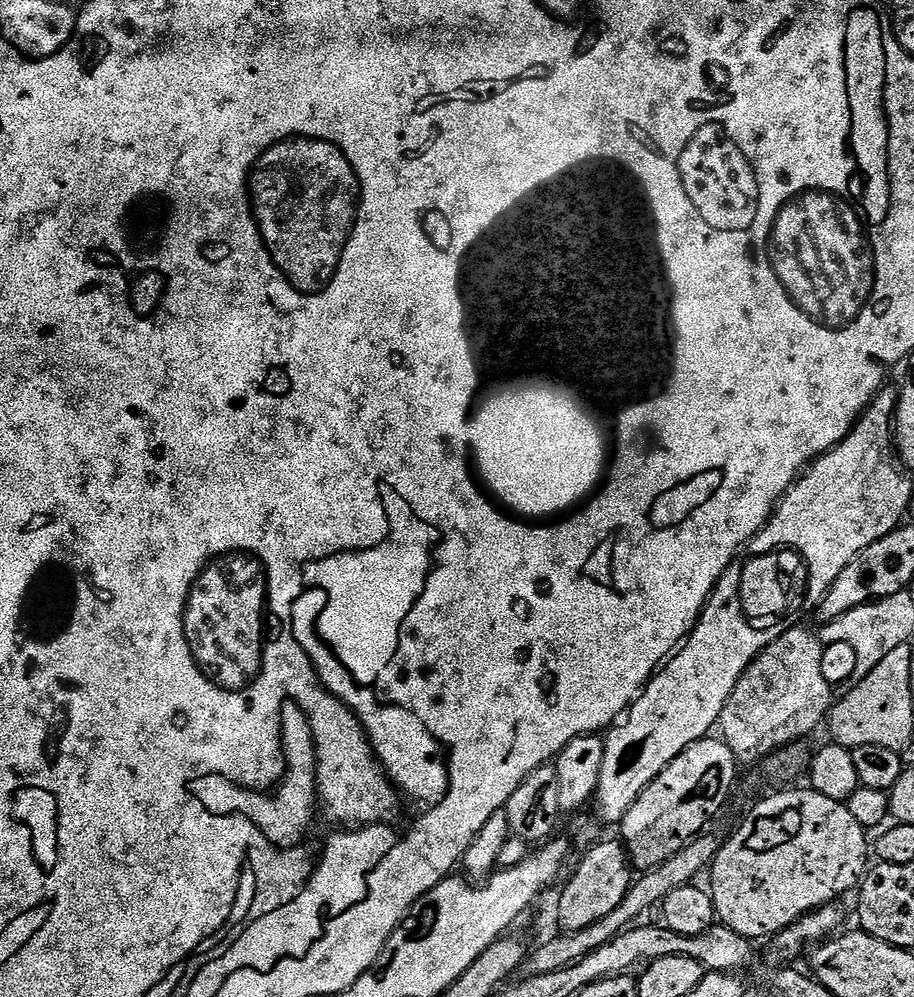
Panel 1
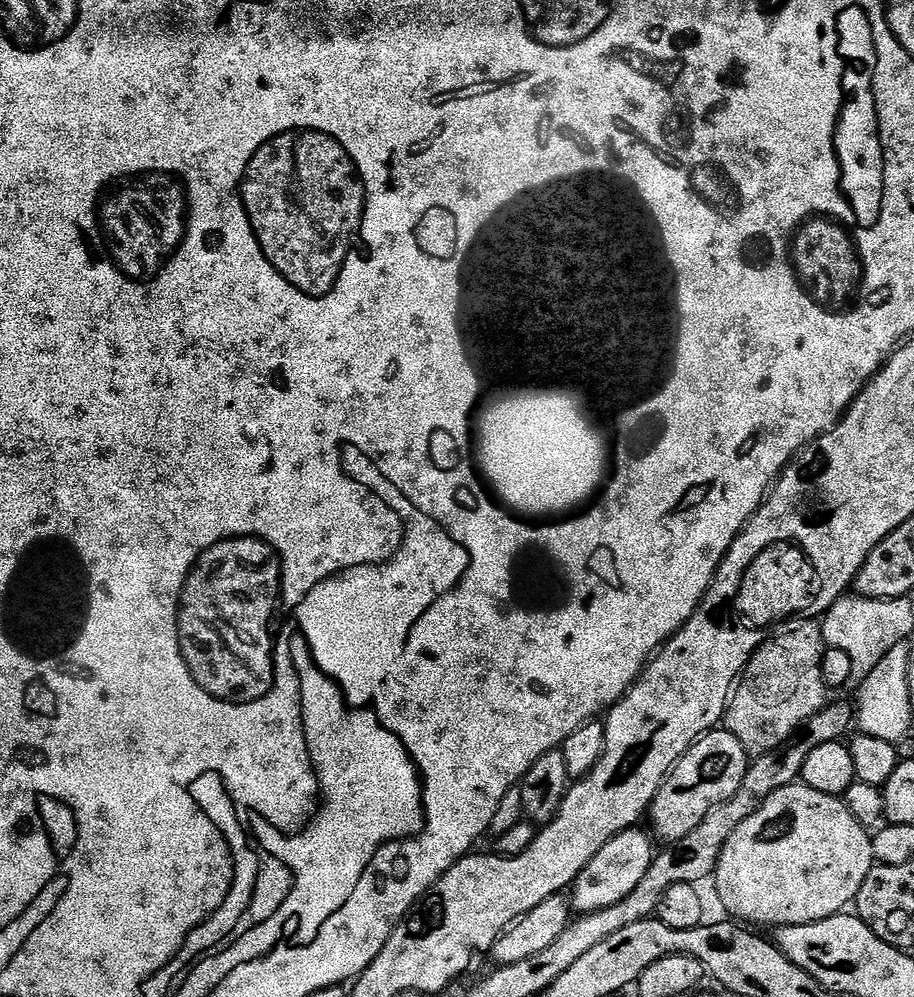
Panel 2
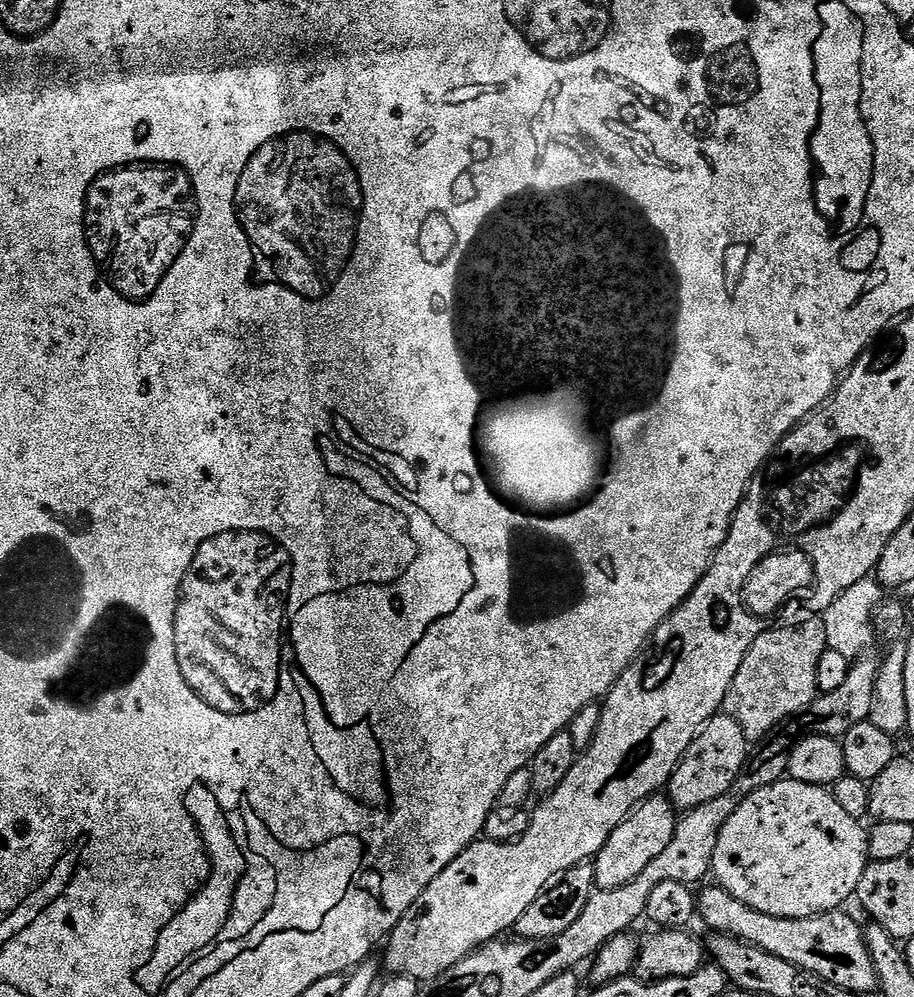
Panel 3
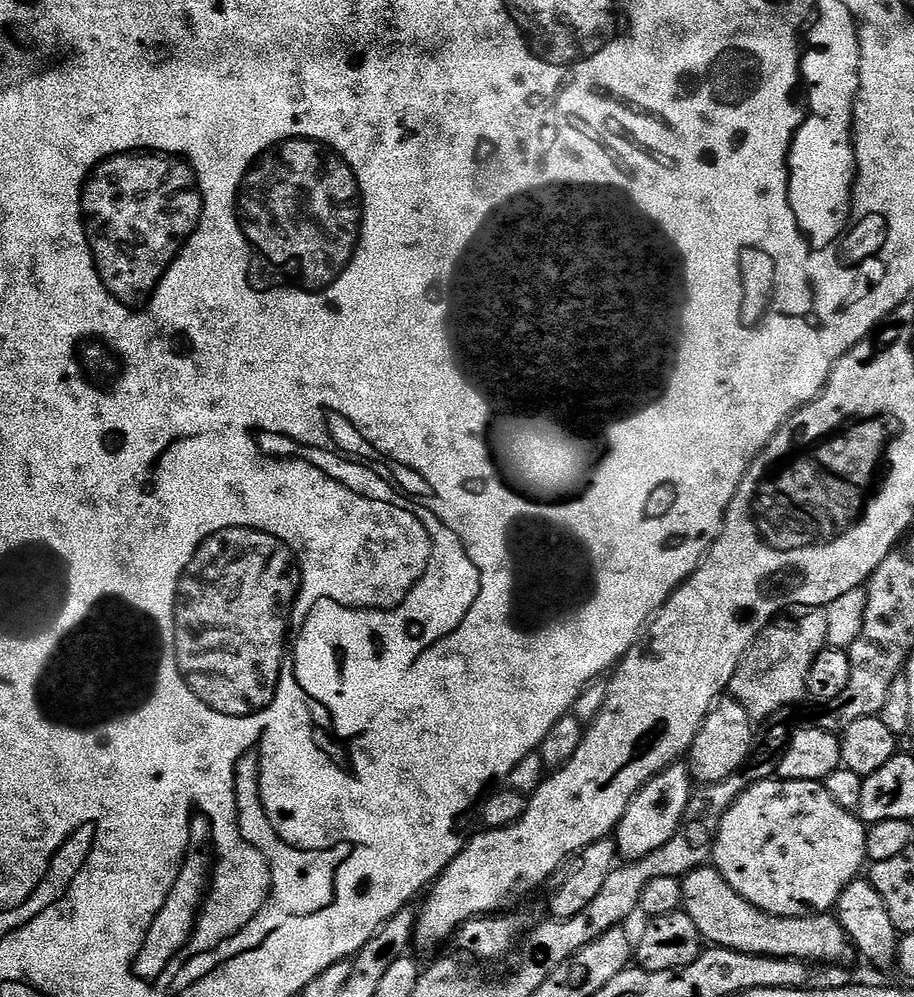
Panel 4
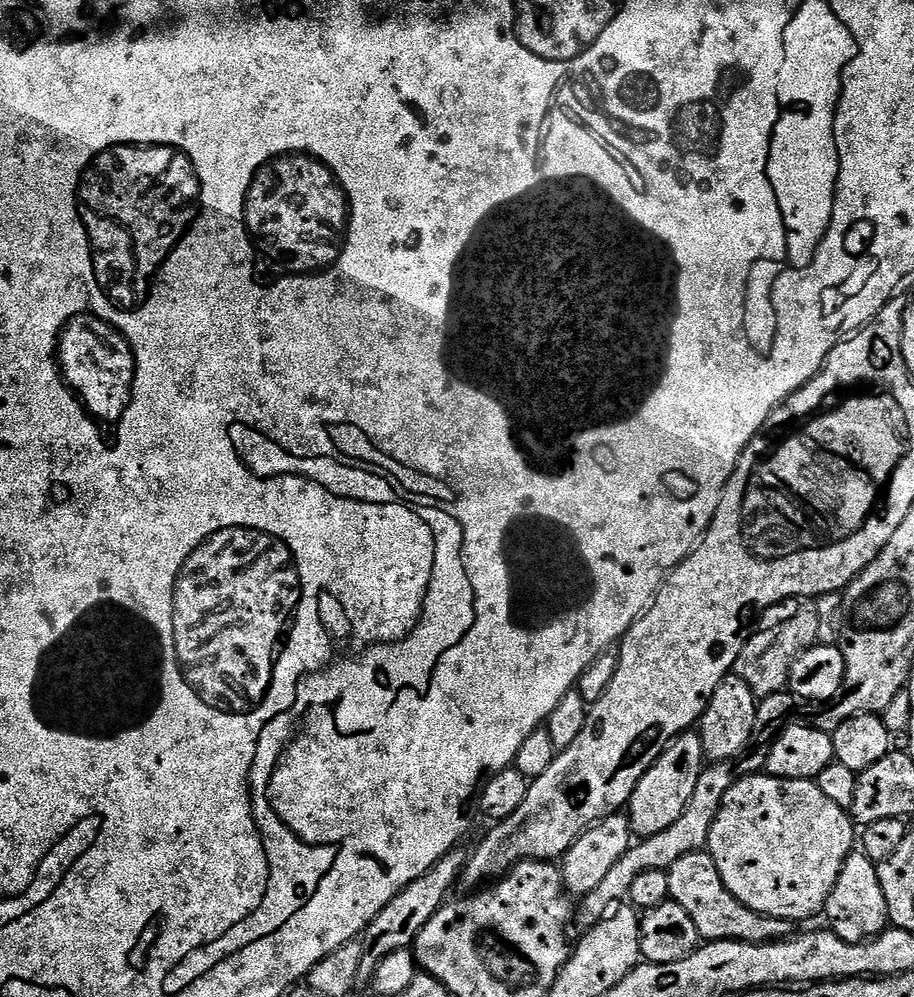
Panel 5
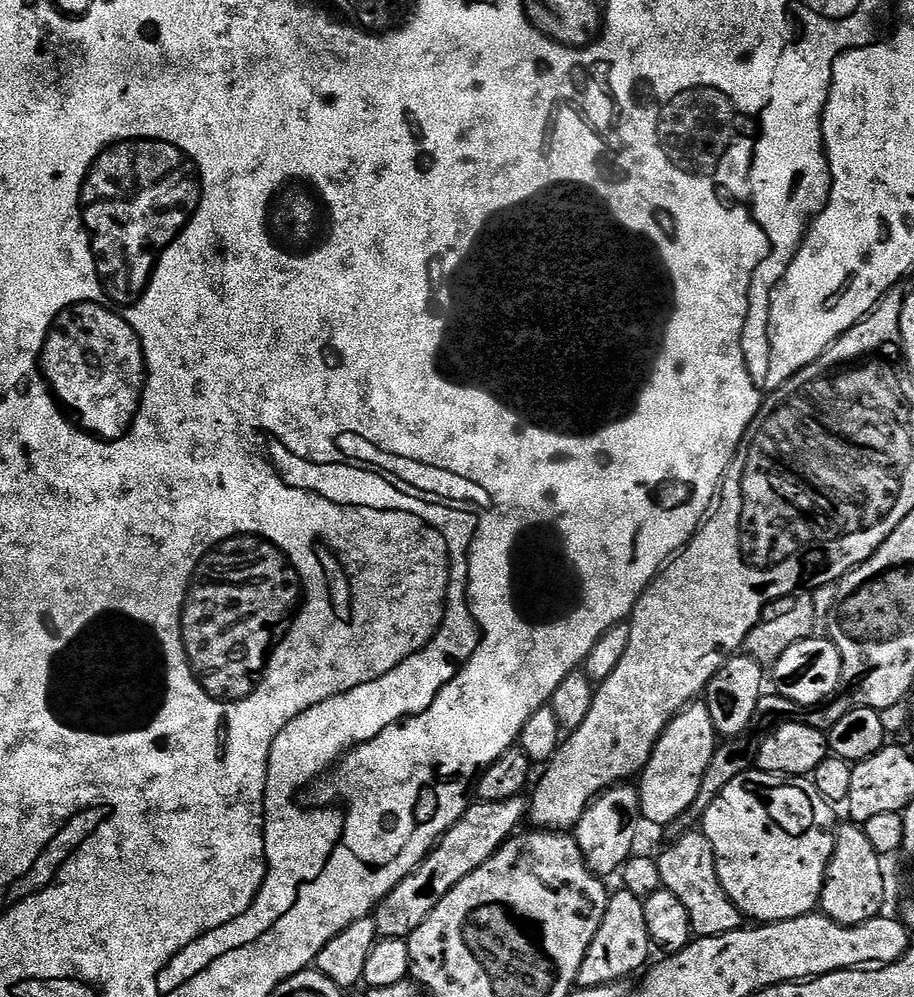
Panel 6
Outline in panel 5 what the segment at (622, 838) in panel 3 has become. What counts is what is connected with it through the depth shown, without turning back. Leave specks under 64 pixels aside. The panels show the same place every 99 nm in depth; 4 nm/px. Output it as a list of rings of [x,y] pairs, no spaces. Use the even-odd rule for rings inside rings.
[[[689,730],[673,740],[671,746],[656,759],[654,766],[642,774],[642,782],[638,782],[634,794],[627,802],[626,815],[632,824],[633,833],[643,838],[662,834],[662,830],[674,826],[674,822],[682,818],[682,810],[686,810],[692,801],[694,786],[698,786],[698,778],[704,773],[705,767],[704,747],[695,731]]]

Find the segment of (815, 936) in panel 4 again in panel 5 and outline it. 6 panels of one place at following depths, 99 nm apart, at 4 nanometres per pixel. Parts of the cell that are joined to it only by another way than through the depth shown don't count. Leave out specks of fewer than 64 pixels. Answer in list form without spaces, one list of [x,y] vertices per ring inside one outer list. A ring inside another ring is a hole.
[[[707,851],[691,852],[686,854],[686,858],[678,858],[667,874],[670,878],[670,898],[682,906],[686,914],[690,914],[690,922],[698,926],[701,941],[733,940],[747,944],[768,944],[772,940],[787,940],[793,935],[793,921],[763,916],[738,902],[738,898],[726,890],[714,866],[714,858]]]

